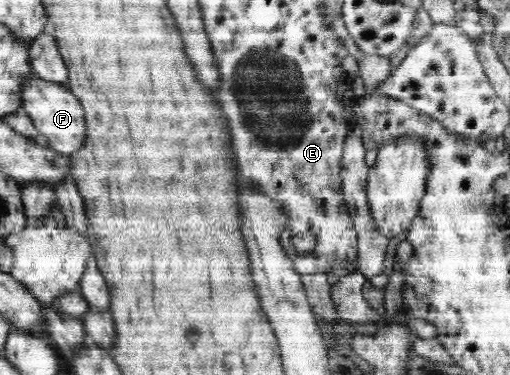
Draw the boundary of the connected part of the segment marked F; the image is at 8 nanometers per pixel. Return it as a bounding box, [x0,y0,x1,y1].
[22,77,85,155]

